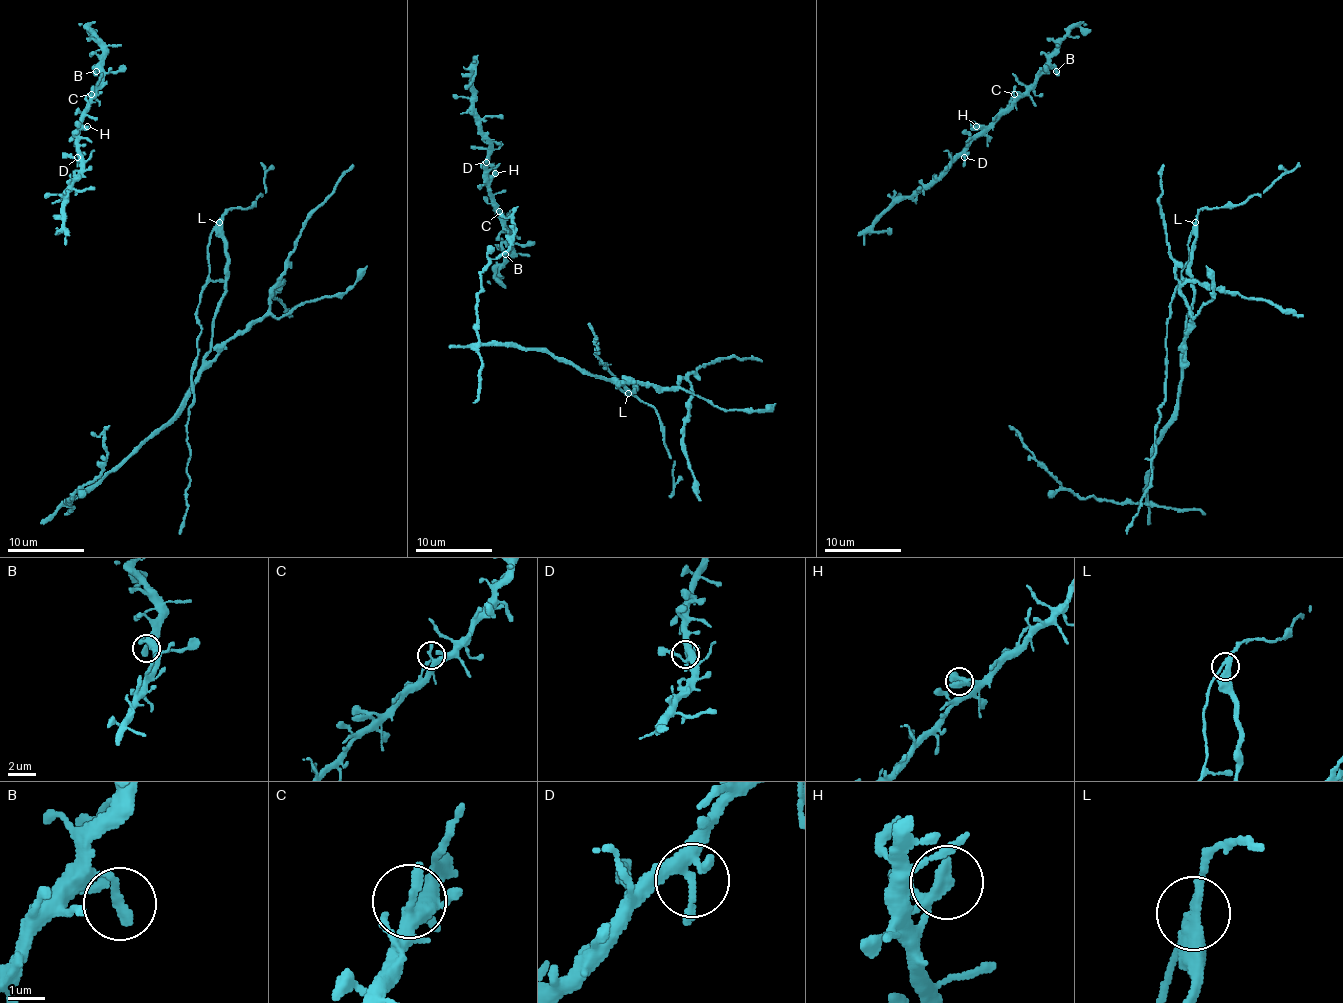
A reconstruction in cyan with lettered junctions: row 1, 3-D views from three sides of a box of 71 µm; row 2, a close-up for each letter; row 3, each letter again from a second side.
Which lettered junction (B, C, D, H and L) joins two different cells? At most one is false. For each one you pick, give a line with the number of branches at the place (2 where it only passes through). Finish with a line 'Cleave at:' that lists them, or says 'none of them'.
L: branches 2
Cleave at: L

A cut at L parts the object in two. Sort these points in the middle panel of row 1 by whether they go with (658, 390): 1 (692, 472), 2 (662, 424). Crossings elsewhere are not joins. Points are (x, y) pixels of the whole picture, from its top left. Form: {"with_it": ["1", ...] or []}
{"with_it": ["1"]}

